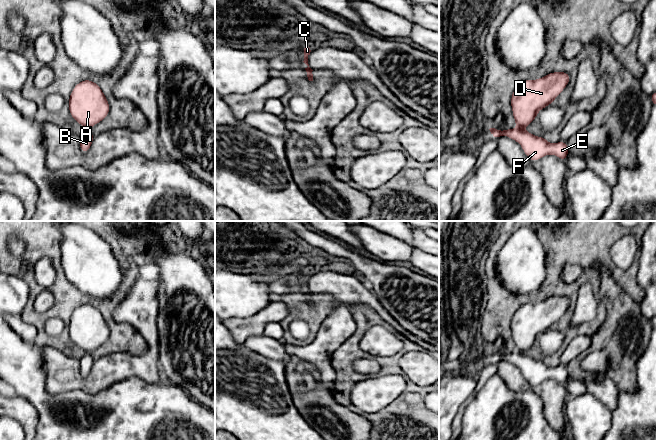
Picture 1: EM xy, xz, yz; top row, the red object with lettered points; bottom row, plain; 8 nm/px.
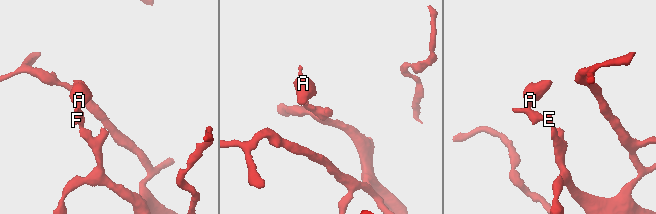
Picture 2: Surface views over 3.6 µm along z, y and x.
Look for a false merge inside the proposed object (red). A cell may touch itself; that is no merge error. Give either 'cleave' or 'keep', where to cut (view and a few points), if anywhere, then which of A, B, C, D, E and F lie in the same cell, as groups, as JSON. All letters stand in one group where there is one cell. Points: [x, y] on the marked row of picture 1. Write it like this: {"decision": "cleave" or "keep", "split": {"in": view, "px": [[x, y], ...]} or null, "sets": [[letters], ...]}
{"decision": "cleave", "split": {"in": "yz", "px": [[518, 127], [522, 128]]}, "sets": [["A", "D"], ["B", "C", "E", "F"]]}

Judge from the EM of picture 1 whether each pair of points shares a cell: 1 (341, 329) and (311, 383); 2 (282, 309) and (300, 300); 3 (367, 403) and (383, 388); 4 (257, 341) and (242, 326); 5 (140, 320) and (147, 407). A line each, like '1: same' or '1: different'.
1: same
2: different
3: same
4: different
5: different

